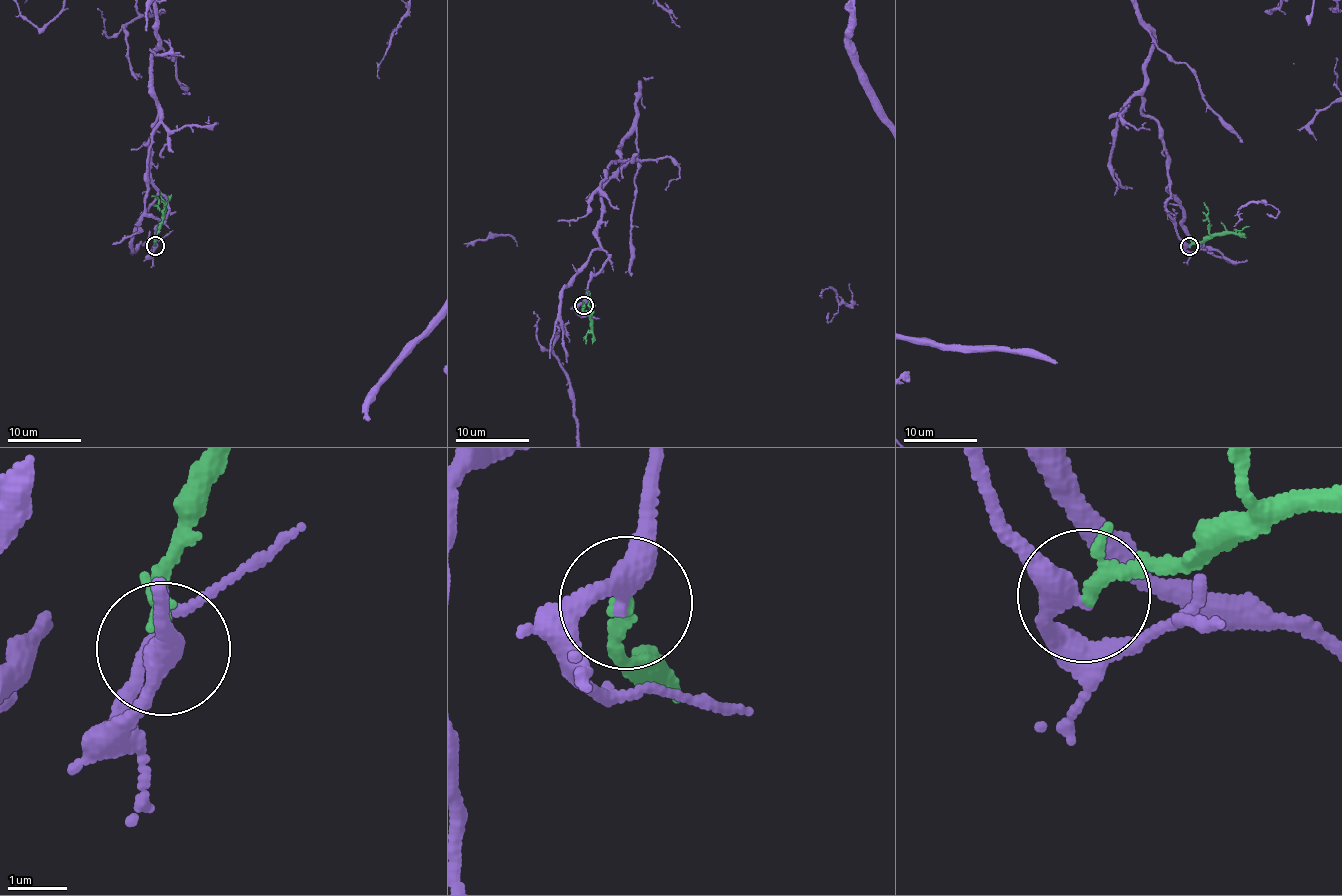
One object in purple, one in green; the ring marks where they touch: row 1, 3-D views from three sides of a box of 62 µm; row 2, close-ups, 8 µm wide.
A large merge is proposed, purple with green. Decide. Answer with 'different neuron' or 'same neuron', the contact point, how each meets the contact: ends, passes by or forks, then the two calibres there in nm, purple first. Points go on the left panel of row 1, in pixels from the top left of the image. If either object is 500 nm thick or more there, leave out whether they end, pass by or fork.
different neuron | (155, 245) | purple passes by | green passes by | 360/170 nm

